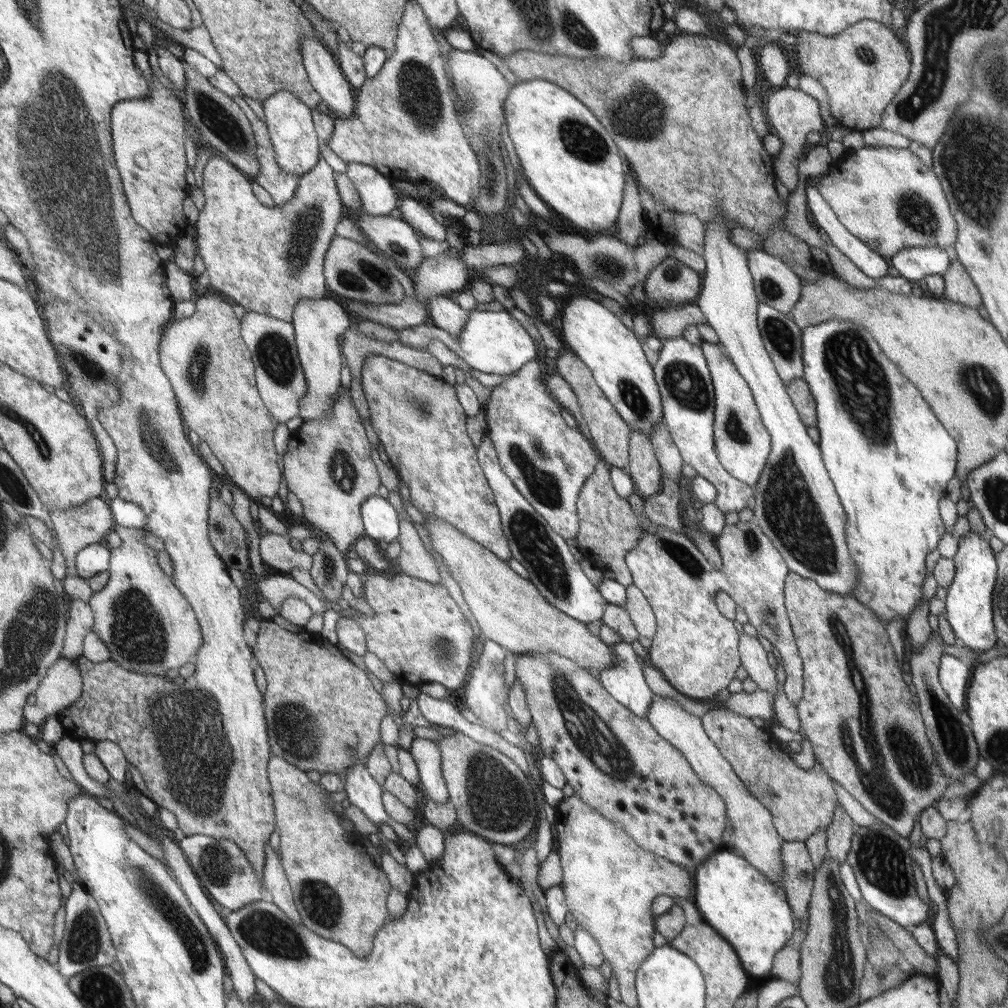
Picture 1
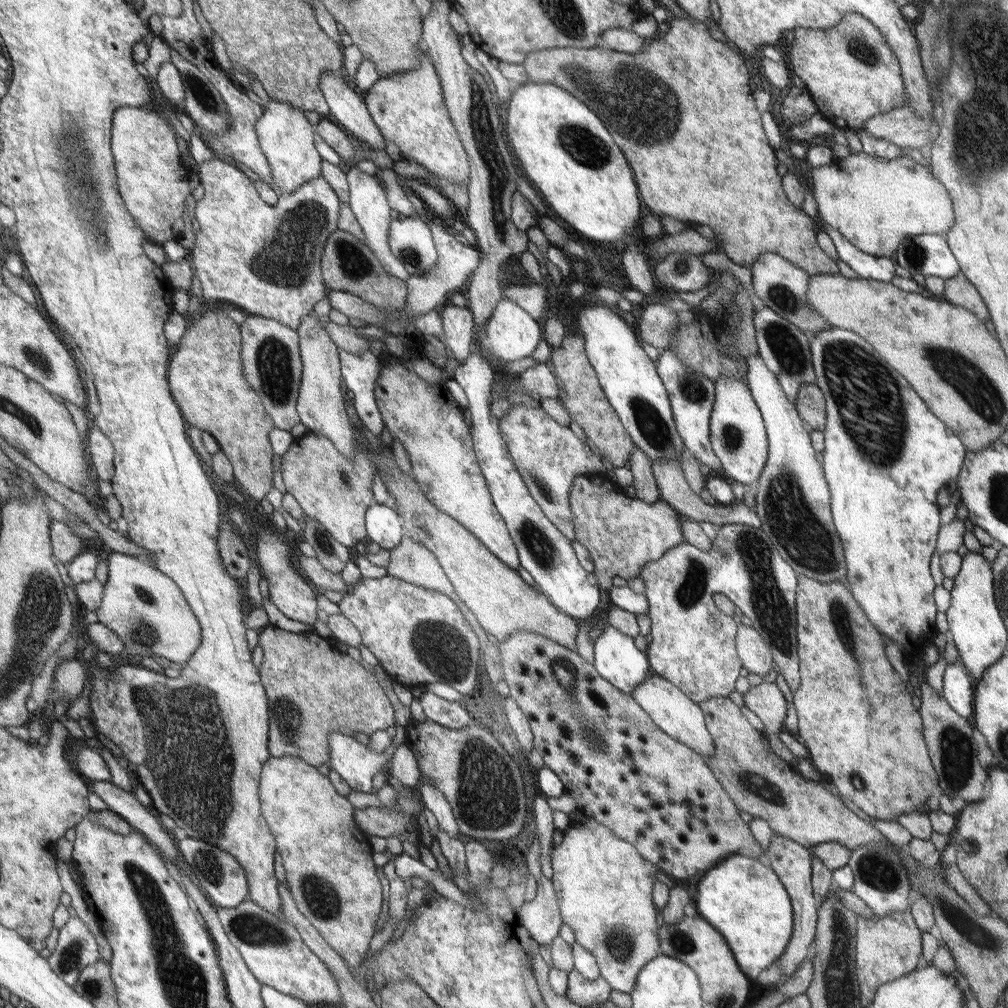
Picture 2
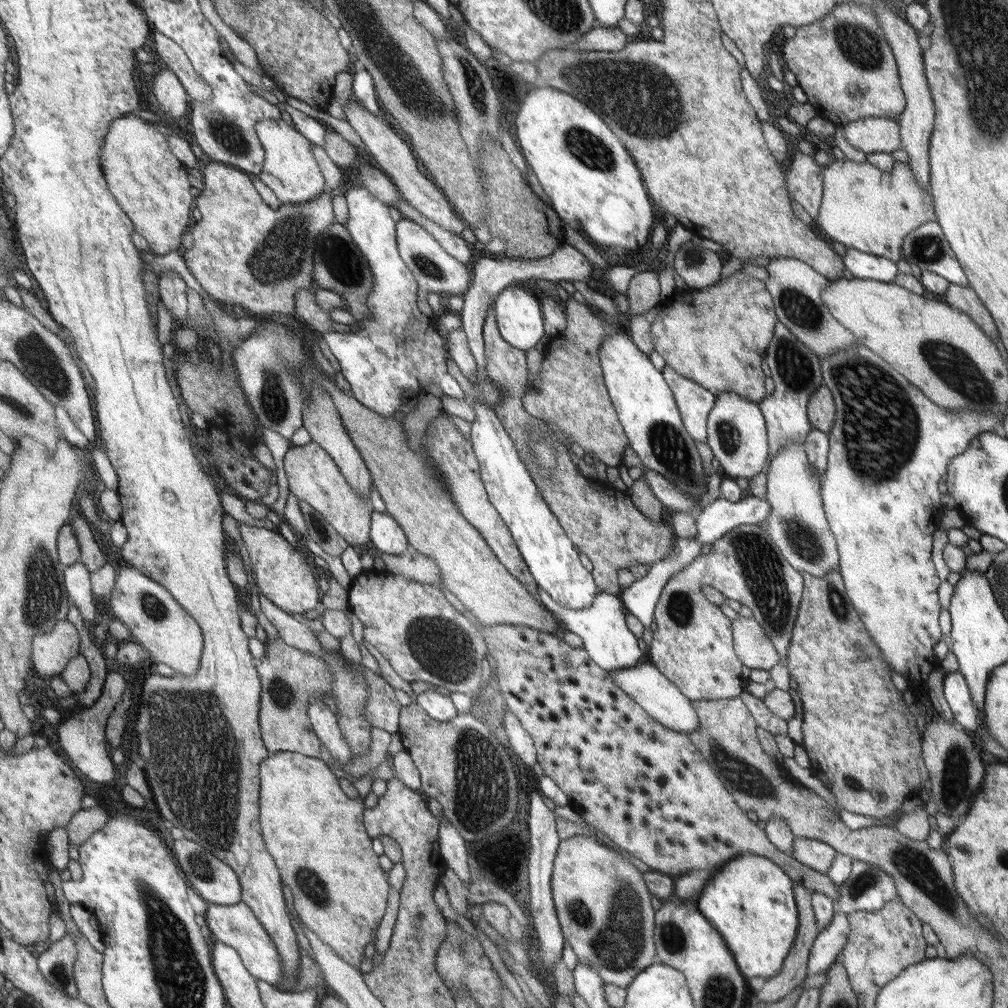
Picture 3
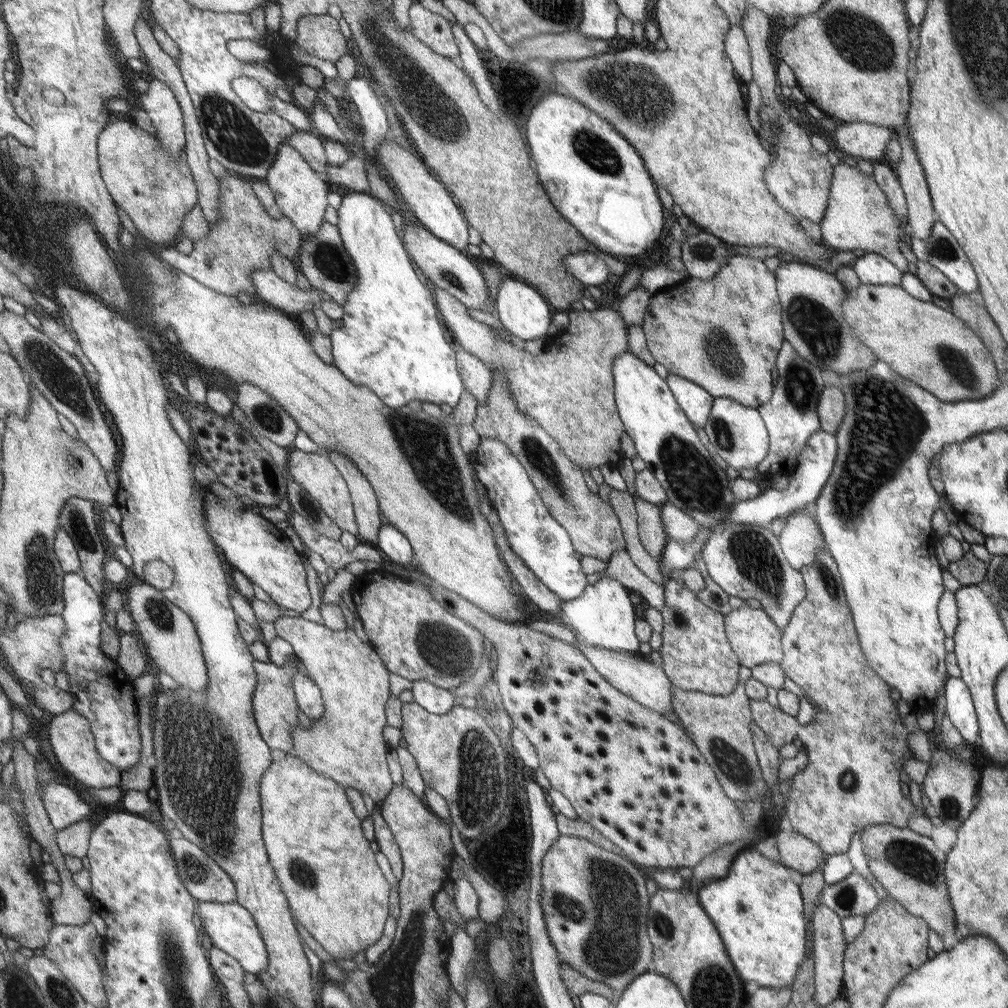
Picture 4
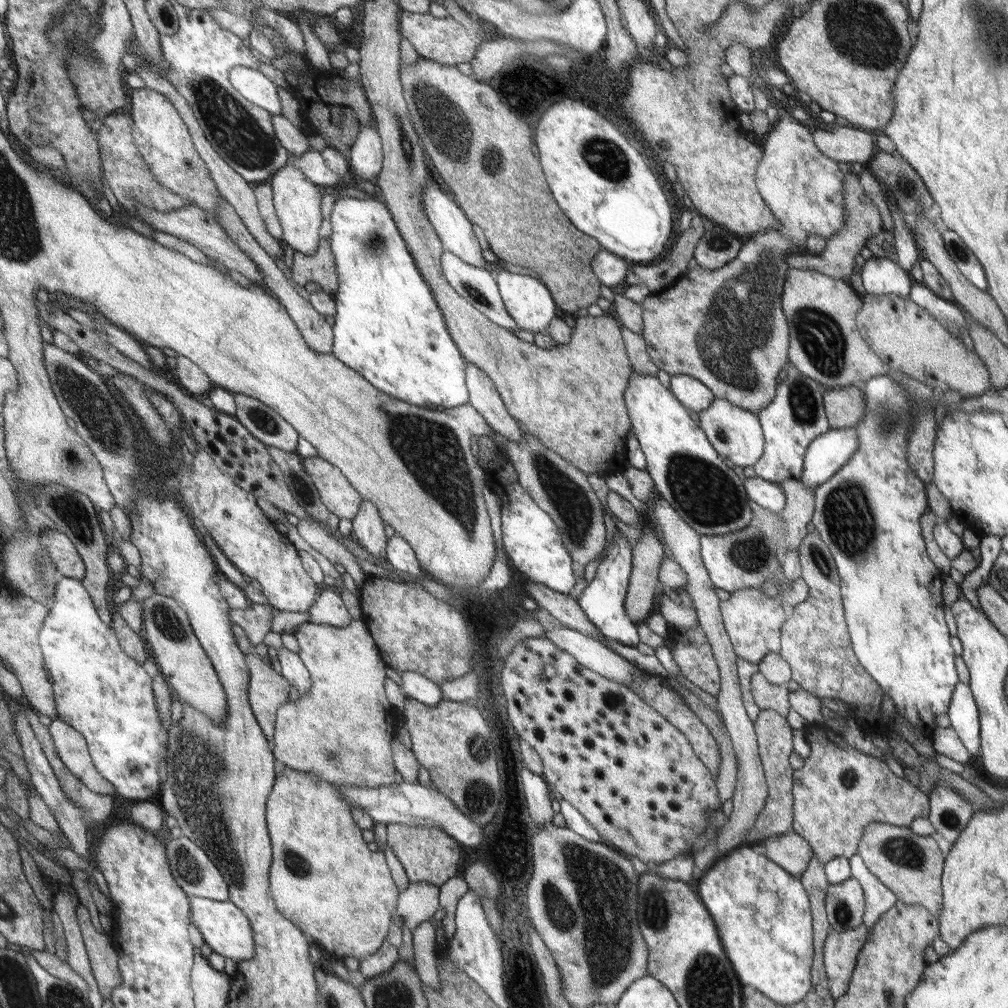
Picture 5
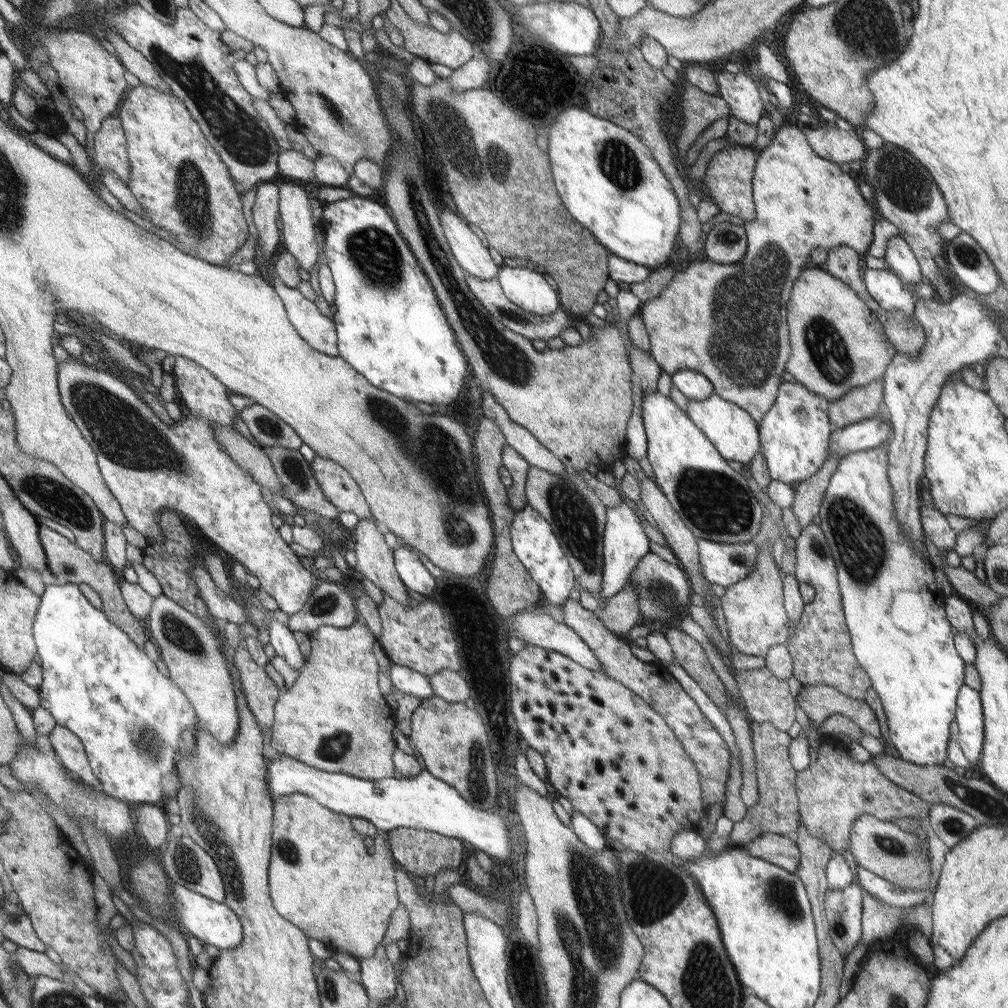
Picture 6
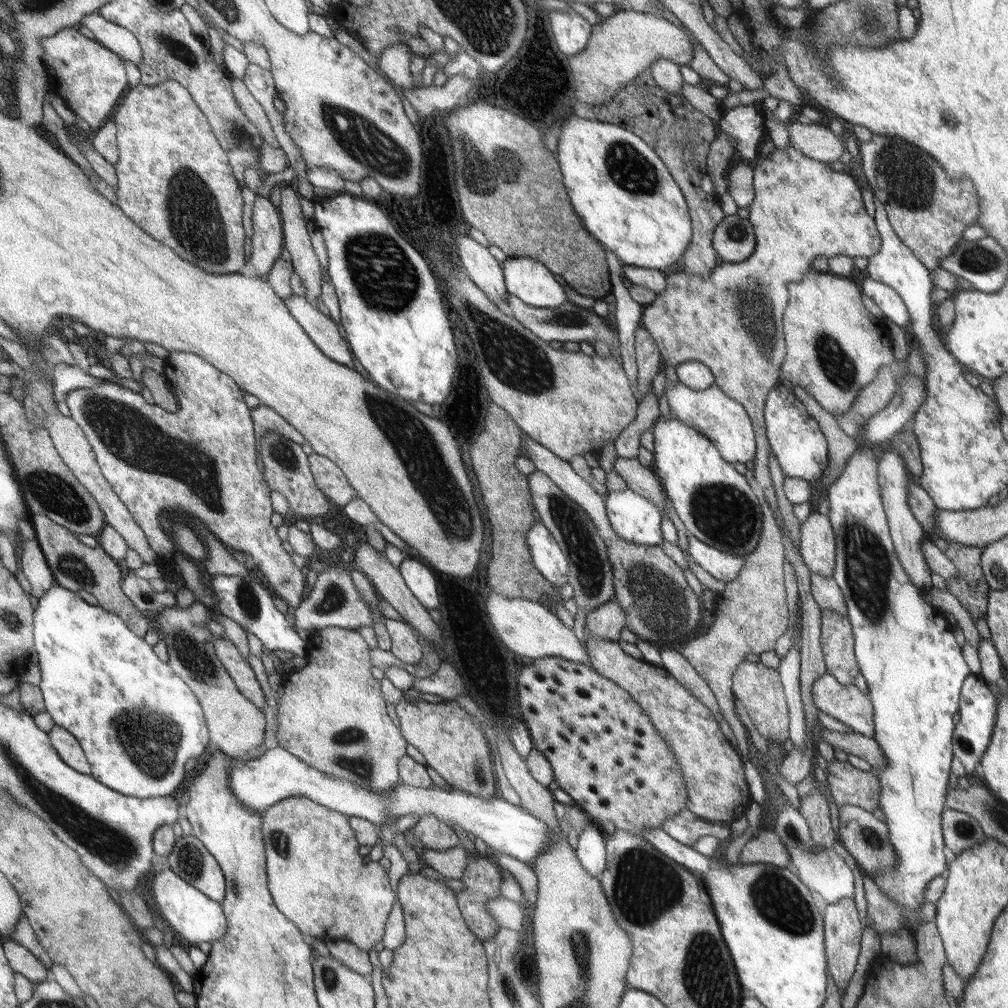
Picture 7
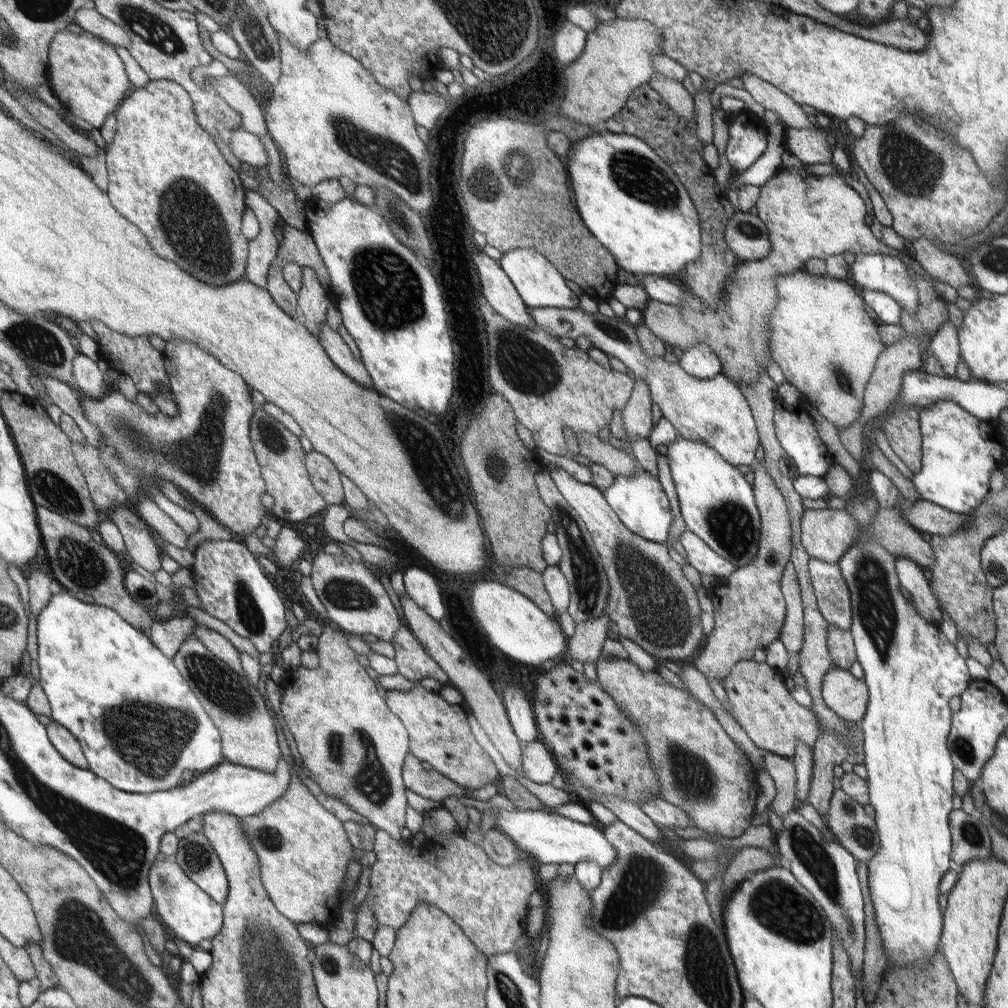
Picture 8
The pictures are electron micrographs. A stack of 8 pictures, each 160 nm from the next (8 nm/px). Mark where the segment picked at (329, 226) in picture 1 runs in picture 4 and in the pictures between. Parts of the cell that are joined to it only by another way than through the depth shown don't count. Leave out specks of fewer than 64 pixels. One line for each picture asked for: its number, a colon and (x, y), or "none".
2: (264, 259)
3: (243, 252)
4: (242, 239)

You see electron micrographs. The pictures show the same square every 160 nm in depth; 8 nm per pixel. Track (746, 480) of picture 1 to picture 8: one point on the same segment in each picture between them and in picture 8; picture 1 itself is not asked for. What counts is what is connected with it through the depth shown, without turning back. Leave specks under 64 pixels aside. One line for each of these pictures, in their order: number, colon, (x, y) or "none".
2: (738, 438)
3: (735, 429)
4: (736, 433)
5: (735, 433)
6: (732, 430)
7: (713, 414)
8: (690, 406)

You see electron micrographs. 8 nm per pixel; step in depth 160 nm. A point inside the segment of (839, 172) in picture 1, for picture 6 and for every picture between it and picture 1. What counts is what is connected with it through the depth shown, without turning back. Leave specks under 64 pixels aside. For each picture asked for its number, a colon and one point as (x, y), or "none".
2: (875, 203)
3: (862, 207)
4: (857, 215)
5: (861, 219)
6: (843, 262)

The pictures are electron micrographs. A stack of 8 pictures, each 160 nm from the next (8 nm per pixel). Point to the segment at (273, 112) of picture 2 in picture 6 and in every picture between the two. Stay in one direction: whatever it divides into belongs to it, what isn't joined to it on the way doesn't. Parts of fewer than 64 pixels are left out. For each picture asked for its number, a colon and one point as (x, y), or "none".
3: (289, 168)
4: (301, 195)
5: (296, 199)
6: (298, 237)

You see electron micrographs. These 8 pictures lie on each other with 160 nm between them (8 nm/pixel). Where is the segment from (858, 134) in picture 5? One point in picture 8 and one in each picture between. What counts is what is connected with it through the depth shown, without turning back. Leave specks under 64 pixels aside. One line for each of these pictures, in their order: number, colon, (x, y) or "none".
6: (839, 145)
7: (816, 140)
8: (810, 146)

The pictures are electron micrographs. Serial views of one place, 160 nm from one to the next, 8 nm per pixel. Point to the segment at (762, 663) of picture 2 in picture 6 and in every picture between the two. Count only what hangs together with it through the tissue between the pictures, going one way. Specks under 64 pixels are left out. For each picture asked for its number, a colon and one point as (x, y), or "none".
3: (756, 652)
4: (754, 638)
5: (753, 624)
6: (756, 619)

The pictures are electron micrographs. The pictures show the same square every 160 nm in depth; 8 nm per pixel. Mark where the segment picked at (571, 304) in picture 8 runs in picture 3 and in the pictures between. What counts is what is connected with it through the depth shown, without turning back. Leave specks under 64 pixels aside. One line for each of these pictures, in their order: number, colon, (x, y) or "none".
3: (519, 321)
4: (522, 311)
5: (529, 303)
6: (526, 289)
7: (529, 280)

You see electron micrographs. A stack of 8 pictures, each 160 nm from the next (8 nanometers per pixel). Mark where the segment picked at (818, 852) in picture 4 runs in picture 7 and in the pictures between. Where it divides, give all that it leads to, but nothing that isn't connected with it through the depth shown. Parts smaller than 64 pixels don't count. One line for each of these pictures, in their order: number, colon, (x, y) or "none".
5: (790, 851)
6: (780, 851)
7: (765, 848)

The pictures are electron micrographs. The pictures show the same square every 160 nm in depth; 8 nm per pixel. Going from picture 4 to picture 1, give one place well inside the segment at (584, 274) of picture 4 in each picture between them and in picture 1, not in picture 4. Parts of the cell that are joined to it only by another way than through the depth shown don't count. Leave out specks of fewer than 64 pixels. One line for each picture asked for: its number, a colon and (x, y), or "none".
1: (542, 553)
2: (543, 552)
3: (490, 276)

